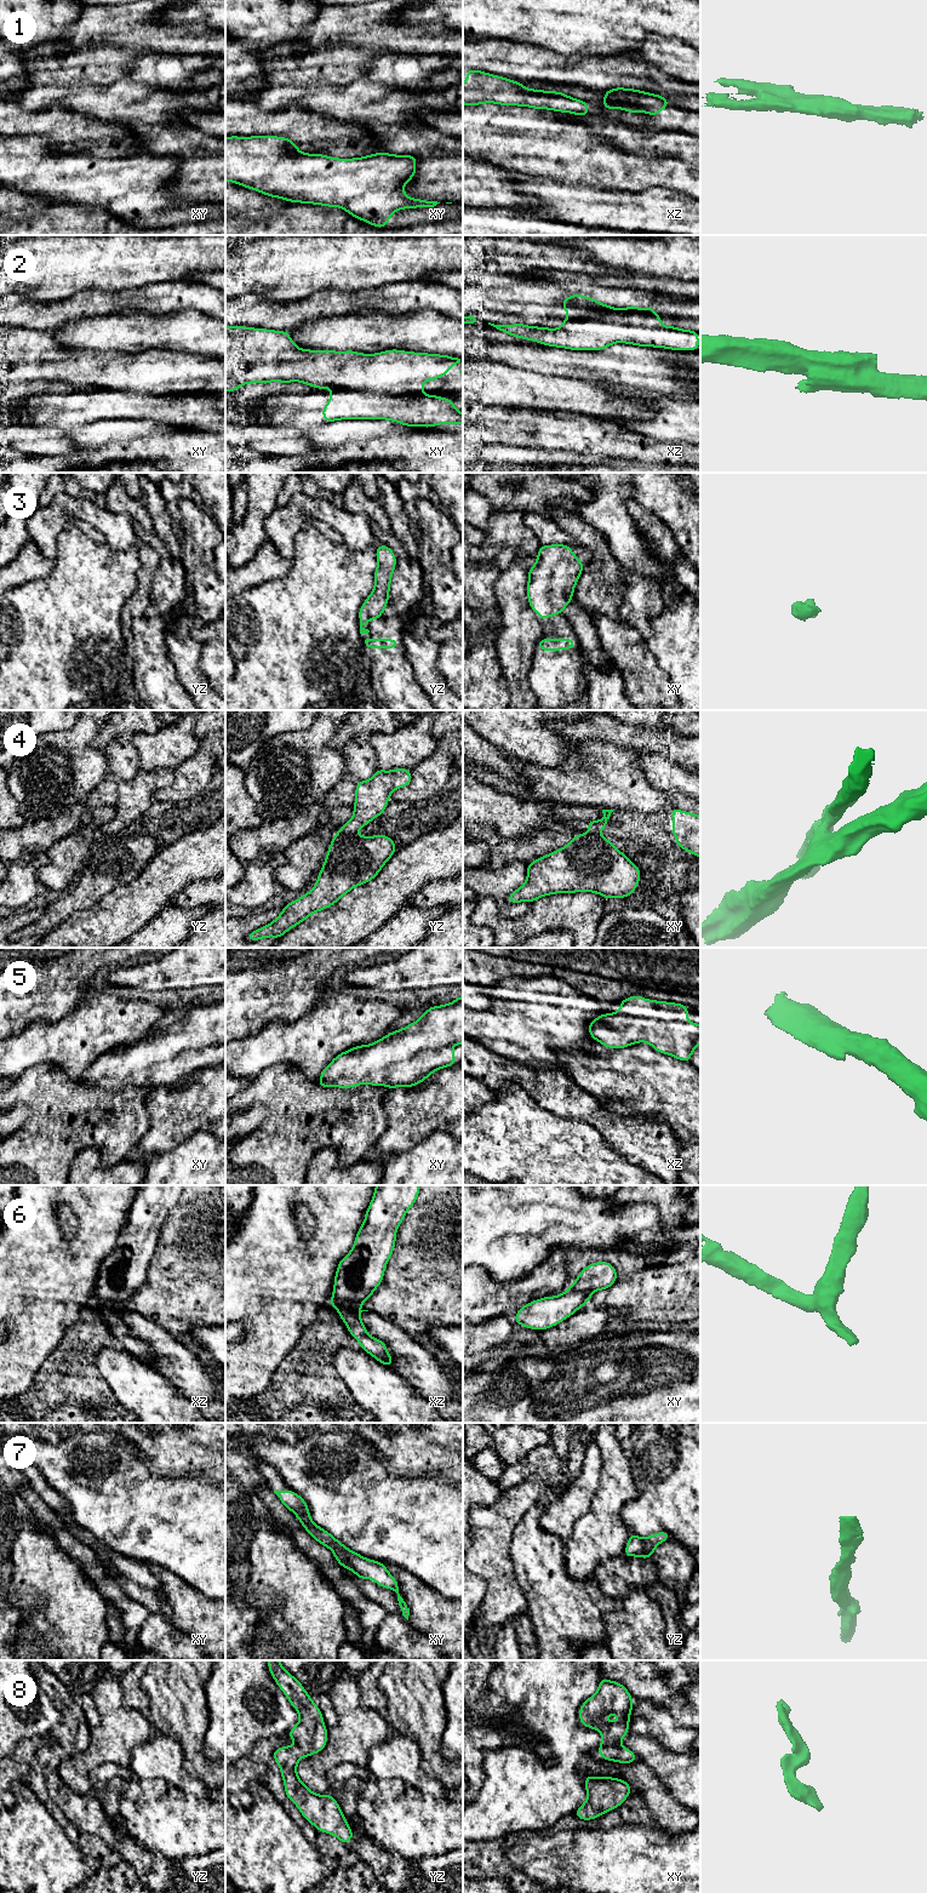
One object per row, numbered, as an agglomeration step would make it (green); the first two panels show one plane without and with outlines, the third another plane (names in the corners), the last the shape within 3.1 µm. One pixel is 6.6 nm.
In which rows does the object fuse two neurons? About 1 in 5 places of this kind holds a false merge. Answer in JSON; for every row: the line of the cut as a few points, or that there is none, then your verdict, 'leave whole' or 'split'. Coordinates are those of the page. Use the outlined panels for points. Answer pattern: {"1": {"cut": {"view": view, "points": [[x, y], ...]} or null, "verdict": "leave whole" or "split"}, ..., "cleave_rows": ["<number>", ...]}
{"1": {"cut": null, "verdict": "leave whole"}, "2": {"cut": {"view": "xy", "points": [[332, 389], [422, 394]]}, "verdict": "split"}, "3": {"cut": null, "verdict": "leave whole"}, "4": {"cut": {"view": "yz", "points": [[341, 831], [354, 834]]}, "verdict": "split"}, "5": {"cut": null, "verdict": "leave whole"}, "6": {"cut": {"view": "xy", "points": [[571, 1287], [589, 1294]]}, "verdict": "split"}, "7": {"cut": null, "verdict": "leave whole"}, "8": {"cut": null, "verdict": "leave whole"}, "cleave_rows": ["2", "4", "6"]}

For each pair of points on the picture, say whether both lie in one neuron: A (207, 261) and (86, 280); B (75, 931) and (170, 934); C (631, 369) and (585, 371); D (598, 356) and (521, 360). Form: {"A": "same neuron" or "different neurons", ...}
{"A": "same neuron", "B": "different neurons", "C": "same neuron", "D": "same neuron"}

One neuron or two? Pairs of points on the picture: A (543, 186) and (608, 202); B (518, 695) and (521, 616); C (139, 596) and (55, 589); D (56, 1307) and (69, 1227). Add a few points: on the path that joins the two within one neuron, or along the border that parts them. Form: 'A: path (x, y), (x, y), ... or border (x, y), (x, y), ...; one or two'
A: path (559, 201), (593, 202); one
B: path (518, 675), (519, 635); one
C: border (138, 568), (137, 588), (121, 611), (122, 623); two
D: border (56, 1211), (56, 1224), (62, 1234), (69, 1239); two

